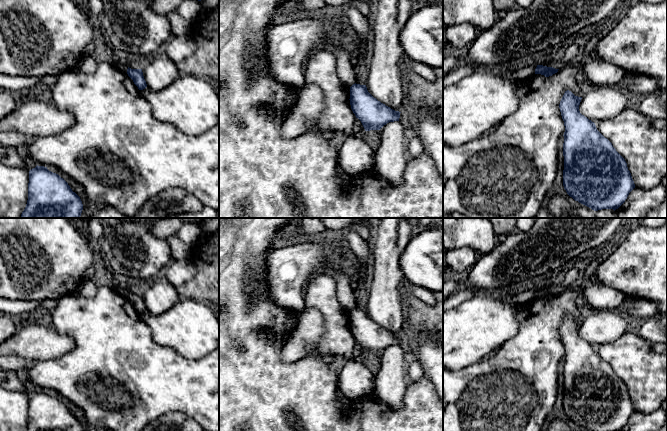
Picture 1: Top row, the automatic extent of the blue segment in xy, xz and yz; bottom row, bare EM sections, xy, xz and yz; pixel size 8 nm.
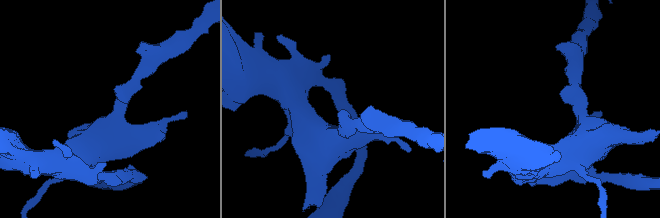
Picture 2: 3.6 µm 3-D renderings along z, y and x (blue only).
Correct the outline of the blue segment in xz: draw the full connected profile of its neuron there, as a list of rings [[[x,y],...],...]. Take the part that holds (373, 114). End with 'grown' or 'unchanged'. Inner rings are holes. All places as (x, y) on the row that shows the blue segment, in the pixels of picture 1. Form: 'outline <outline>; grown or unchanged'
outline [[[353,84],[350,87],[350,105],[365,131],[380,130],[389,122],[399,121],[400,113],[374,98],[366,85]]]; unchanged

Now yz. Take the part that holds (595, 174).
outline [[[567,90],[559,104],[565,126],[563,186],[570,197],[594,211],[615,211],[625,202],[635,184],[625,159],[597,130],[595,123],[580,113],[581,99]]]; unchanged

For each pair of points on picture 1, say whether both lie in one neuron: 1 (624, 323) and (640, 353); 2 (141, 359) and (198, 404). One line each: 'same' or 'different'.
1: different
2: same

